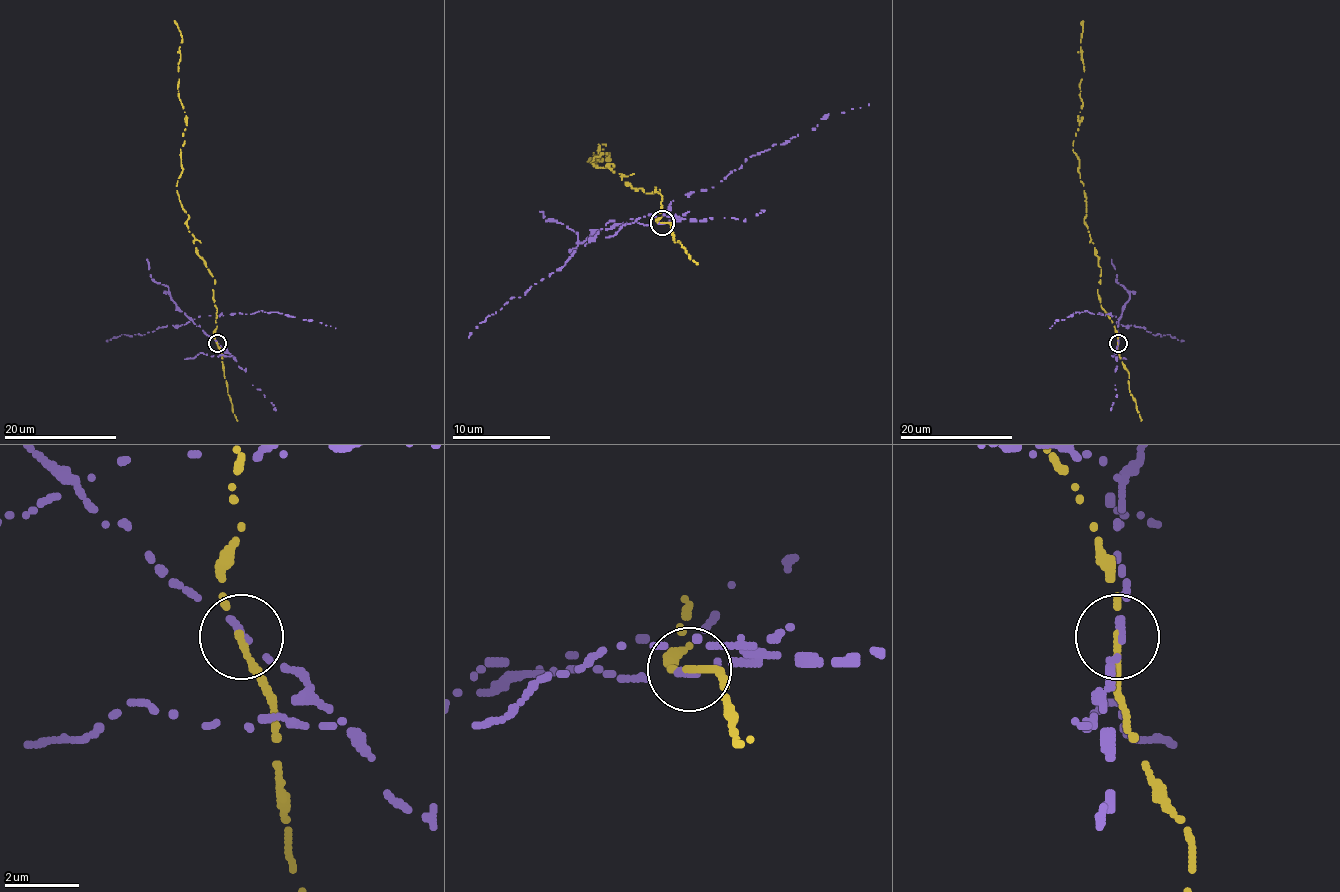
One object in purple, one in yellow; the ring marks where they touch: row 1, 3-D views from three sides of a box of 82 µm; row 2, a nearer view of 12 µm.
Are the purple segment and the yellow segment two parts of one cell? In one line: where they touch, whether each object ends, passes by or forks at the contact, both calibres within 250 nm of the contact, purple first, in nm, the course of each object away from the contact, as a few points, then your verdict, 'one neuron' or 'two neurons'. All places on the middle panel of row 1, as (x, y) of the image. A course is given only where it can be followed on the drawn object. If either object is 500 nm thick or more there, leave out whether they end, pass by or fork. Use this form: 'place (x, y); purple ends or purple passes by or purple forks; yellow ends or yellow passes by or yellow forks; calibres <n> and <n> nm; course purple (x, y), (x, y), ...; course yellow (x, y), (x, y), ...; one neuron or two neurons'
place (662, 222); purple passes by; yellow ends; calibres 140 and 200 nm; course purple (662, 223), (621, 223), (714, 186), (772, 145), (785, 145), (812, 130), (829, 113), (868, 103); course yellow (662, 223), (655, 186), (633, 189), (613, 167), (591, 162), (606, 145), (601, 162), (587, 162); two neurons

